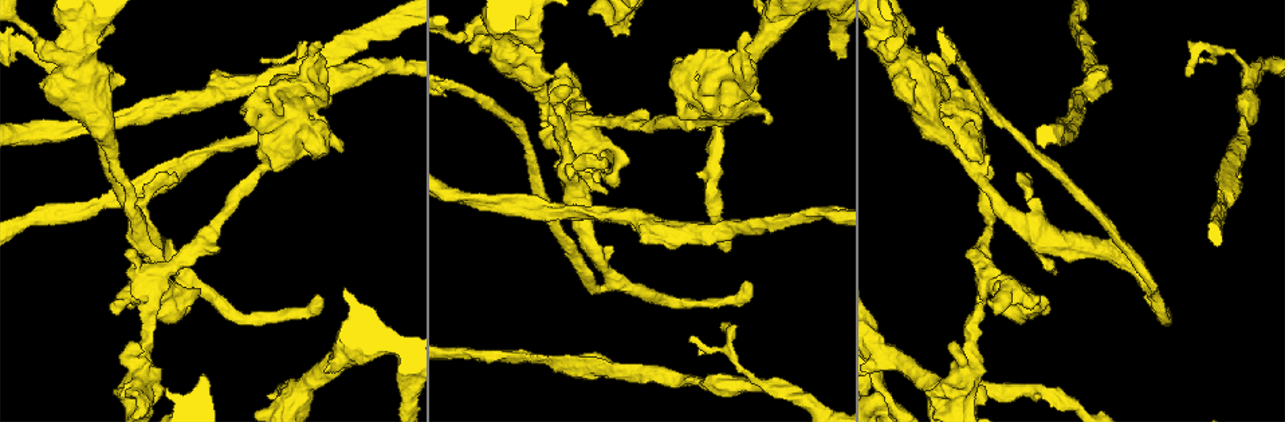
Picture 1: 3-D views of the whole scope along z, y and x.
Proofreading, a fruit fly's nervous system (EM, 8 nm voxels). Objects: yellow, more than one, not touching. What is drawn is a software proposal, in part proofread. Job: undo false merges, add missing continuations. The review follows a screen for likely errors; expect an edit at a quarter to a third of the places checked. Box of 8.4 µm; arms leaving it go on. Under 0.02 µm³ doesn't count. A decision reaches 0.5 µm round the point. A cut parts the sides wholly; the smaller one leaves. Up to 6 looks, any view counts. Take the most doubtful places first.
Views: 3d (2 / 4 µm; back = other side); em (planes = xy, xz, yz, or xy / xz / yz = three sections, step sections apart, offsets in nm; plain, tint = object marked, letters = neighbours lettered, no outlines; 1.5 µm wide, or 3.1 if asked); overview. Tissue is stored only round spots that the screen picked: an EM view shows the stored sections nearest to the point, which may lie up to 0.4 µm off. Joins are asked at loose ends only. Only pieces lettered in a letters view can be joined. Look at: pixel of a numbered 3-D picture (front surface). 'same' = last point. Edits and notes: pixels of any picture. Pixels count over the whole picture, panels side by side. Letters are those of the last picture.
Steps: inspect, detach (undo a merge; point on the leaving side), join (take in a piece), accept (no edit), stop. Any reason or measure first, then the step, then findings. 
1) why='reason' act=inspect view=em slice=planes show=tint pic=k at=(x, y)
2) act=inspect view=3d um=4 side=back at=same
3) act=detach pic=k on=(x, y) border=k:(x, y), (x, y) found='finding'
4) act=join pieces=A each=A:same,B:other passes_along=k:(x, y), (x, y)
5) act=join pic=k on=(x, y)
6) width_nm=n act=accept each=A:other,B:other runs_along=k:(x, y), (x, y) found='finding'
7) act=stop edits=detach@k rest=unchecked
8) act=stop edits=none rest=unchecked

why='thick end' act=inspect view=3d um=2 pic=1 at=(111, 32)

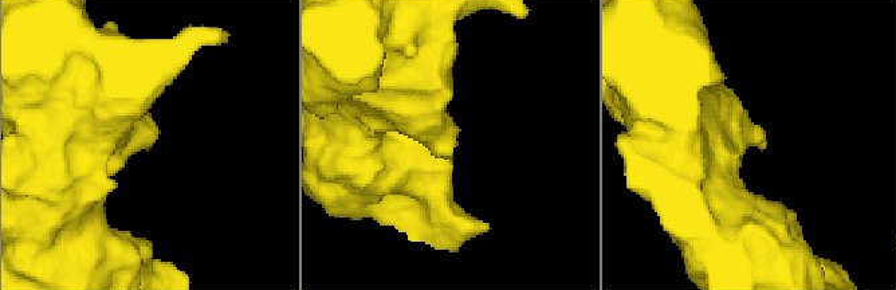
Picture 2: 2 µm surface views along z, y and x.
why='shape alone is not enough' act=inspect view=em slice=planes show=letters pic=2 at=(451, 157)

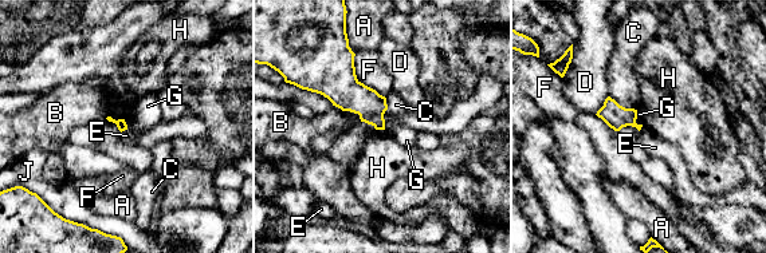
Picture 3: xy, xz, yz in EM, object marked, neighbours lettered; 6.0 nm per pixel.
act=accept each=A:other,B:other,C:other,D:other,E:other,F:other,G:other,H:other,J:other border=3:(128, 129), (121, 133) found='none of them fits'

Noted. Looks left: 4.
act=inspect view=em slice=xy step=8 show=letters pic=1 at=(40, 82)

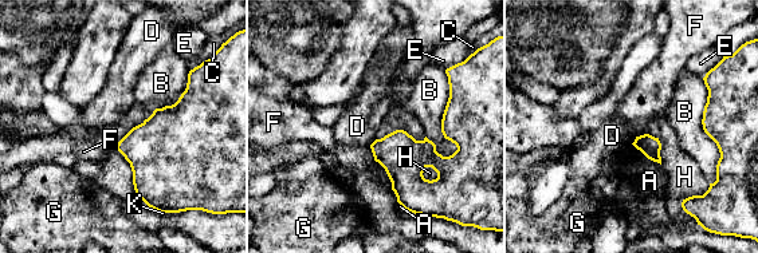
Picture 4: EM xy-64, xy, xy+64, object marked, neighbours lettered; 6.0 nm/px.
longest_contact=B:460nm act=accept each=A:other,B:other,C:other,D:other,E:other,F:other,G:other,H:other,K:other border=4:(636, 137), (632, 143) found='none of them fits'

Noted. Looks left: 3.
why='an open end' act=inspect view=em slice=xy step=8 show=letters pic=1 at=(259, 98)

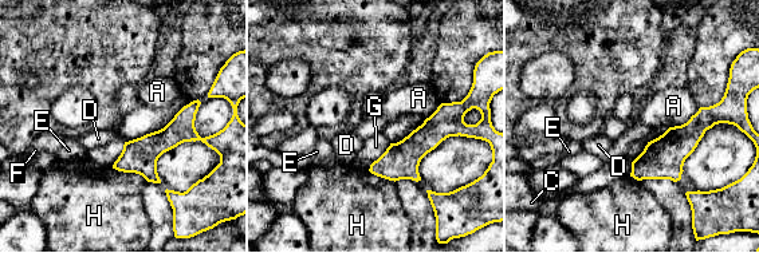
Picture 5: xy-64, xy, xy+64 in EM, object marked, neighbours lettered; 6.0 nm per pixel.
why='another direction' act=inspect view=em slice=planes show=letters at=same

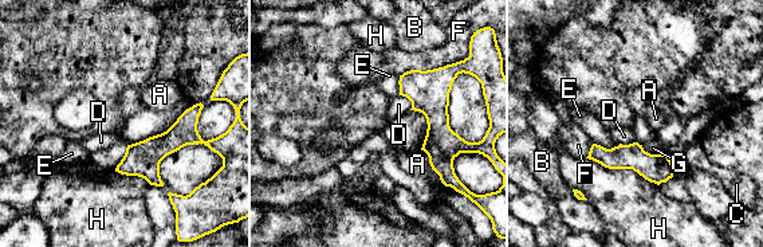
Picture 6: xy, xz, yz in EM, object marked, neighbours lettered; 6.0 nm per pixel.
act=accept each=A:other,B:other,C:other,D:other,E:other,F:other,G:other,H:other runs_along=6:(248, 85), (223, 142), (173, 138), (120, 168) found='none of them fits'

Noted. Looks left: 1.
act=stop edits=none rest=unchecked

